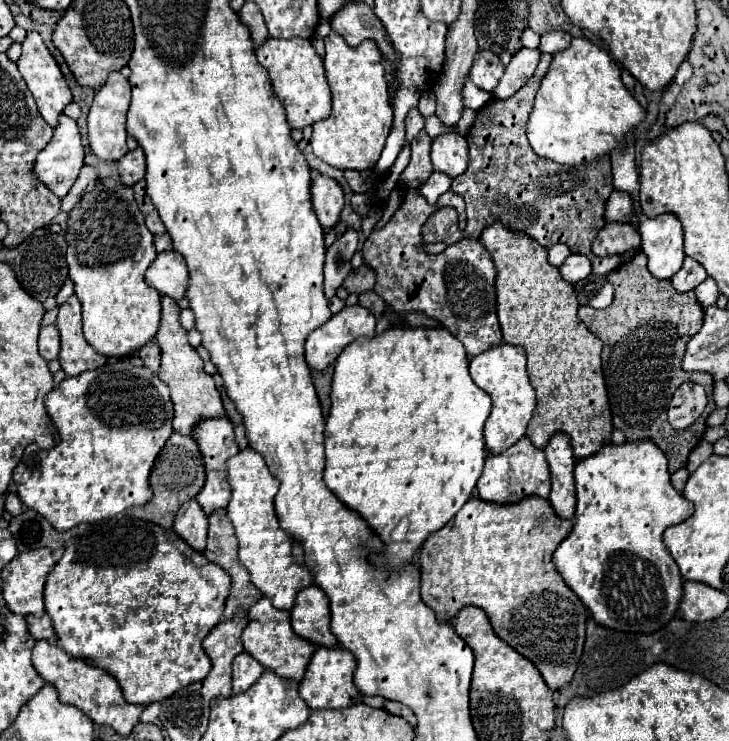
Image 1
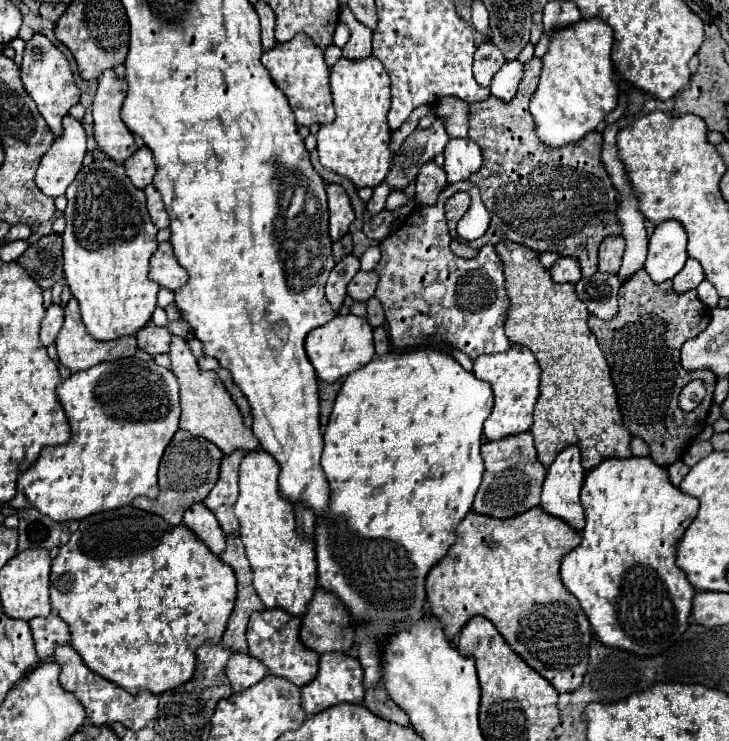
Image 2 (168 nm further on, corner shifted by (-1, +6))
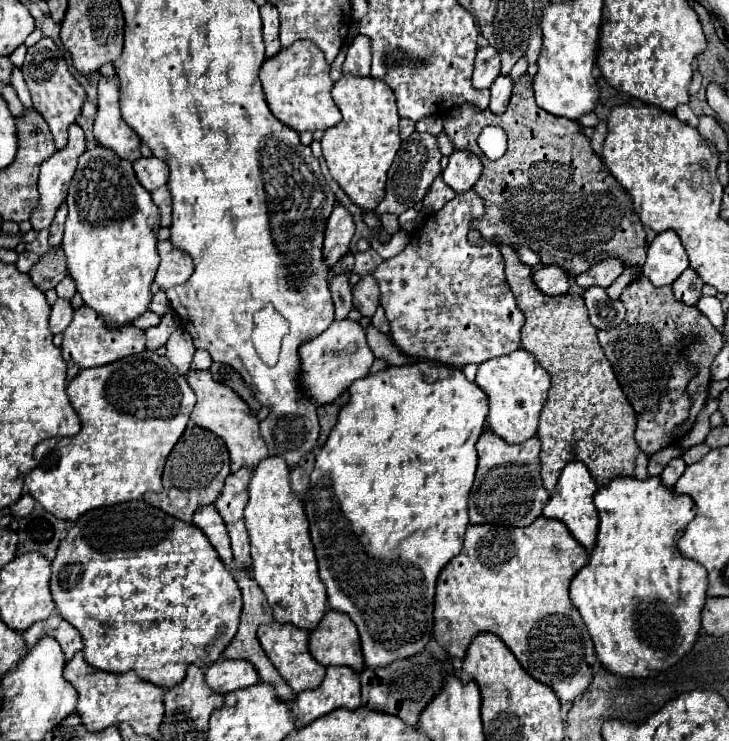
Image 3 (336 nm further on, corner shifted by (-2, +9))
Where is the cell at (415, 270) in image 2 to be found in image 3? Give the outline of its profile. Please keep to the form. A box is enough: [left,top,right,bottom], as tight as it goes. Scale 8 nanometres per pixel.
[373,189,525,367]

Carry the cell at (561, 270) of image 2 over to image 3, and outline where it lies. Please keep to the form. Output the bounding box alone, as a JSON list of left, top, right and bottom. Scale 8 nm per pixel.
[533,265,569,297]

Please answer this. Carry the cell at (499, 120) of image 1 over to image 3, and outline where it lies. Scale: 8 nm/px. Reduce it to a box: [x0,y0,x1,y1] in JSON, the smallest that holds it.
[443,75,647,275]

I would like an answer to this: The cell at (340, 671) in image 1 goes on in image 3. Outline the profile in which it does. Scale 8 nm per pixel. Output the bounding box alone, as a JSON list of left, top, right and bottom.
[297,667,361,725]

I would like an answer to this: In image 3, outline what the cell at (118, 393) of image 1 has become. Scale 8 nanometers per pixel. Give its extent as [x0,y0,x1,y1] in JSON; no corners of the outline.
[25,351,195,521]

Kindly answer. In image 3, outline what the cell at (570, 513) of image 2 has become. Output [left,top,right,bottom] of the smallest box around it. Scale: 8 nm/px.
[543,463,599,553]

